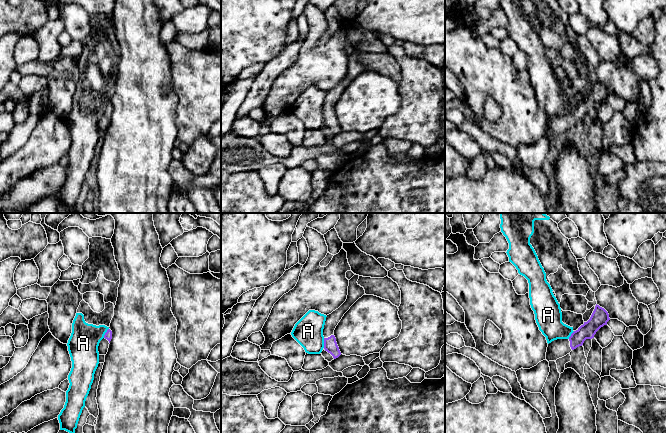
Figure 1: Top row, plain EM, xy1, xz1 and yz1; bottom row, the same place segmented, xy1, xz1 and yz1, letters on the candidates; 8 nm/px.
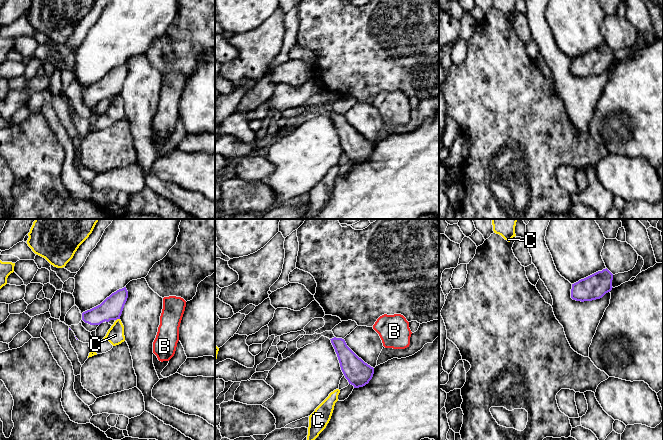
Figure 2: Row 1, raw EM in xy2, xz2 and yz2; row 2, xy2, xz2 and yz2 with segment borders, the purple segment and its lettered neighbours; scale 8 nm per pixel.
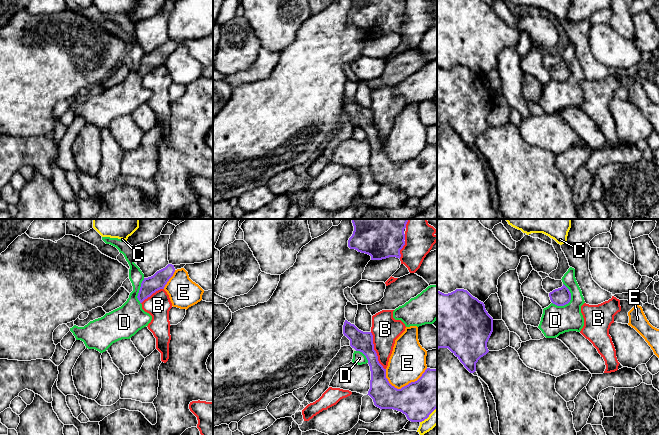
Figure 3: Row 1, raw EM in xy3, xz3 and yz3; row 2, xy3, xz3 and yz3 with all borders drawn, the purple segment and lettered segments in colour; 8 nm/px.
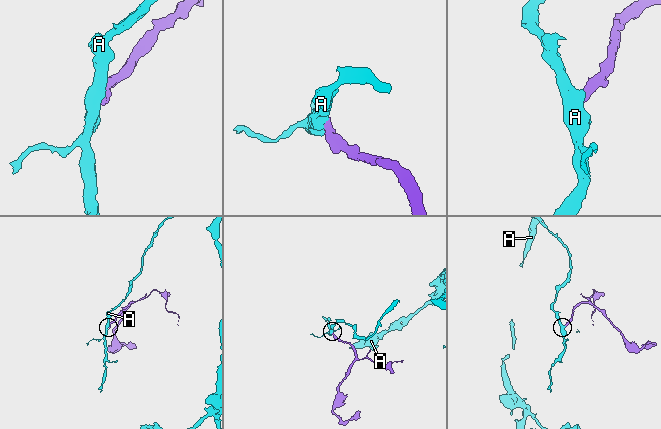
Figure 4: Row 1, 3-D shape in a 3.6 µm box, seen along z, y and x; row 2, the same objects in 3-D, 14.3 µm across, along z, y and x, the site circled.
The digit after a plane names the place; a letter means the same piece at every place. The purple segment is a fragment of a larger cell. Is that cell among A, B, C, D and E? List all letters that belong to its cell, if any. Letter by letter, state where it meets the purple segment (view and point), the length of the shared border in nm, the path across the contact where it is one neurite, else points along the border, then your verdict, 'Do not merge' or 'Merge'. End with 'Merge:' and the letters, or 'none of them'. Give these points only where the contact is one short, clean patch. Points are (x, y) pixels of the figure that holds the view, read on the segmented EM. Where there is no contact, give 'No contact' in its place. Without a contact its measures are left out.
A: Touches purple at xz1 (324, 343). Shared border 80 nm. Boundary: xz1 (323, 338), (324, 347). Do not merge
B: Touches purple at xz3 (375, 351). Shared border 320 nm. Do not merge
C: Touches purple at xz3 (428, 416). Shared border 180 nm. Do not merge
D: Touches purple at yz3 (570, 298). Shared border 200 nm. Boundary: yz3 (563, 283), (570, 293), (570, 300), (563, 305), (557, 306). Do not merge
E: Touches purple at xz3 (406, 385). Shared border 360 nm. Do not merge
Merge: none of them

